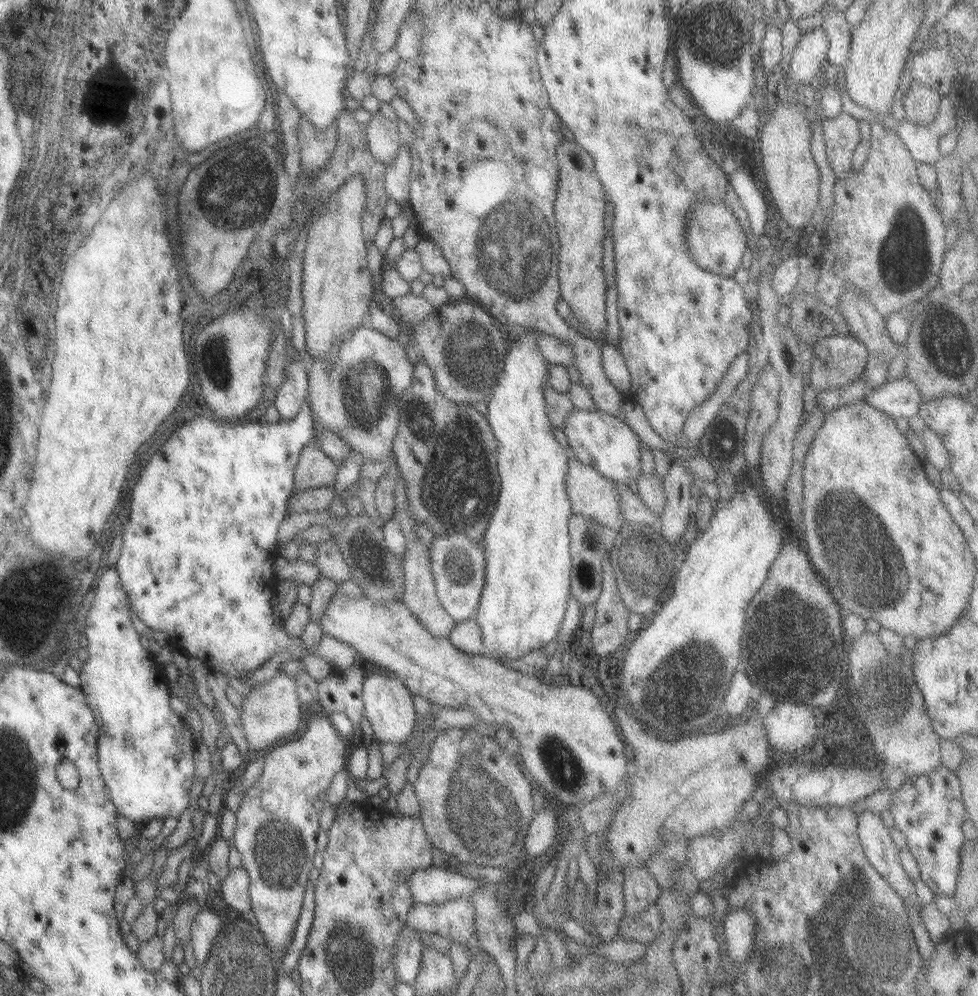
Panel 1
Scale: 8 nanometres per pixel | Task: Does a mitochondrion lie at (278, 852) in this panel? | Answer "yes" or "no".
yes

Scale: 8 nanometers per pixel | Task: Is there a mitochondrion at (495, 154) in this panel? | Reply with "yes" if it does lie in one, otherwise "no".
no

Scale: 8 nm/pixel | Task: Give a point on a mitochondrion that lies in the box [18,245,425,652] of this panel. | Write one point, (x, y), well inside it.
(363, 384)

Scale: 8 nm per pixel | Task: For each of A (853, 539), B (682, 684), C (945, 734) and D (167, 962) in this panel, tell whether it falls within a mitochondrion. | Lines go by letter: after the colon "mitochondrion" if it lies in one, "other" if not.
A: mitochondrion
B: mitochondrion
C: other
D: other

